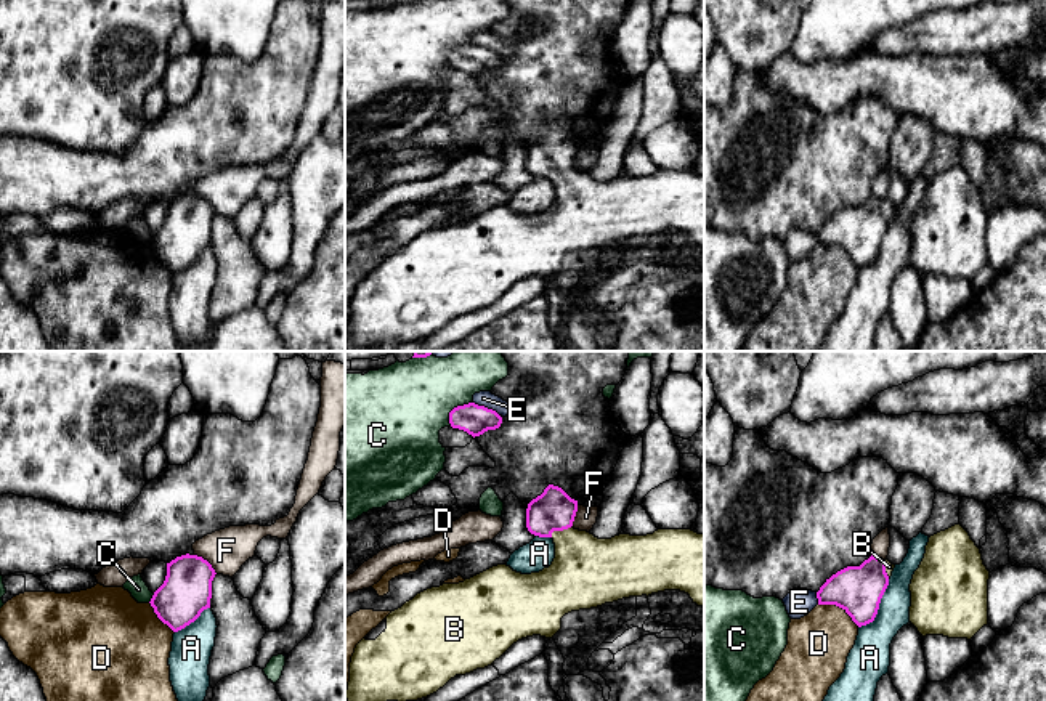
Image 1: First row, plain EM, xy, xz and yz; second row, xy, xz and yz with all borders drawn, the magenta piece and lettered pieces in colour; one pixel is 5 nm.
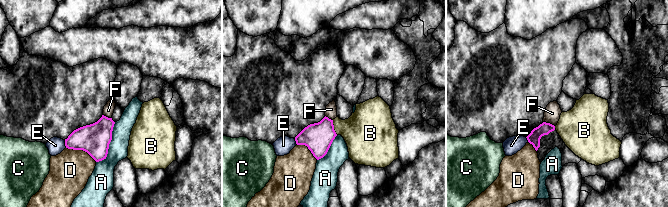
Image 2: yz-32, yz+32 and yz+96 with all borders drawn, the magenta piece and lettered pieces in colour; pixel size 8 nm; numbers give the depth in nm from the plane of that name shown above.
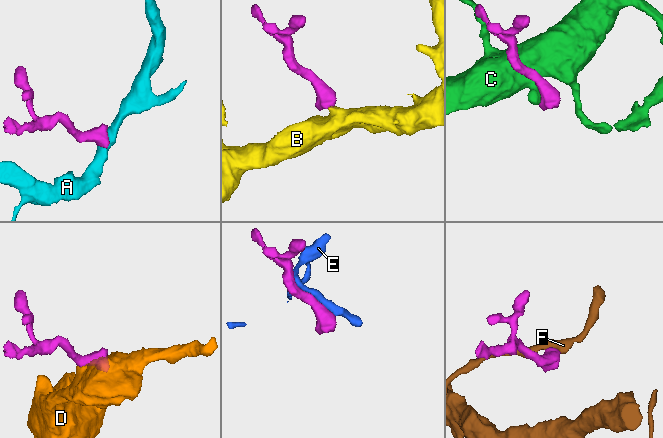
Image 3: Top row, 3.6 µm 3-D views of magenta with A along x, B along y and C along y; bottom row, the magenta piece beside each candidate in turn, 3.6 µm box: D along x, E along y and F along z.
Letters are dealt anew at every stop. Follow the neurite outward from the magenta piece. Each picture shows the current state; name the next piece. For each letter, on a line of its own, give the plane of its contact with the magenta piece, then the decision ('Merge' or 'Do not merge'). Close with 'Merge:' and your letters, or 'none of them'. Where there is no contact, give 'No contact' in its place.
A: Touches magenta in yz. Do not merge
B: Touches magenta in xz. Merge
C: Touches magenta in xz. Do not merge
D: Touches magenta in yz. Do not merge
E: Touches magenta in xz. Do not merge
F: Touches magenta in xy. Do not merge
Merge: B

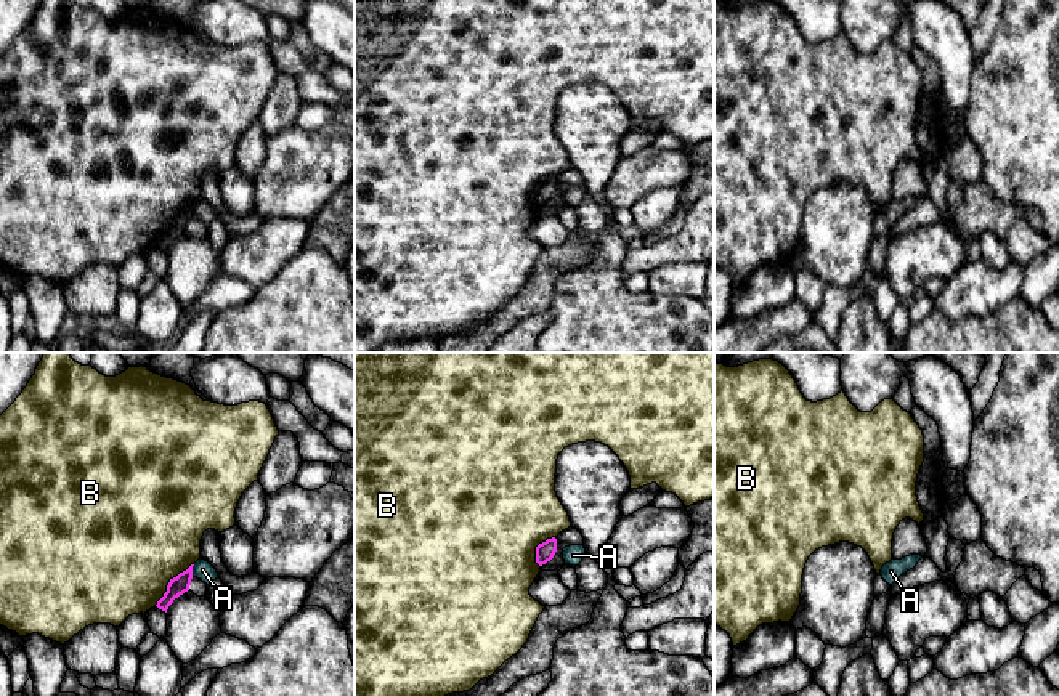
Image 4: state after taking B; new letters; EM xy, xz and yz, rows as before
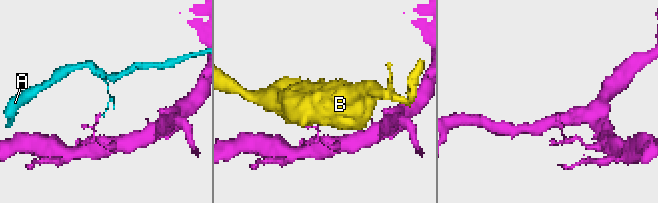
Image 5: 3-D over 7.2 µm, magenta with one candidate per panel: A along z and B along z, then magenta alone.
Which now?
A: Touches magenta in xy. Do not merge
B: Touches magenta in xy. Do not merge
Merge: none of them

